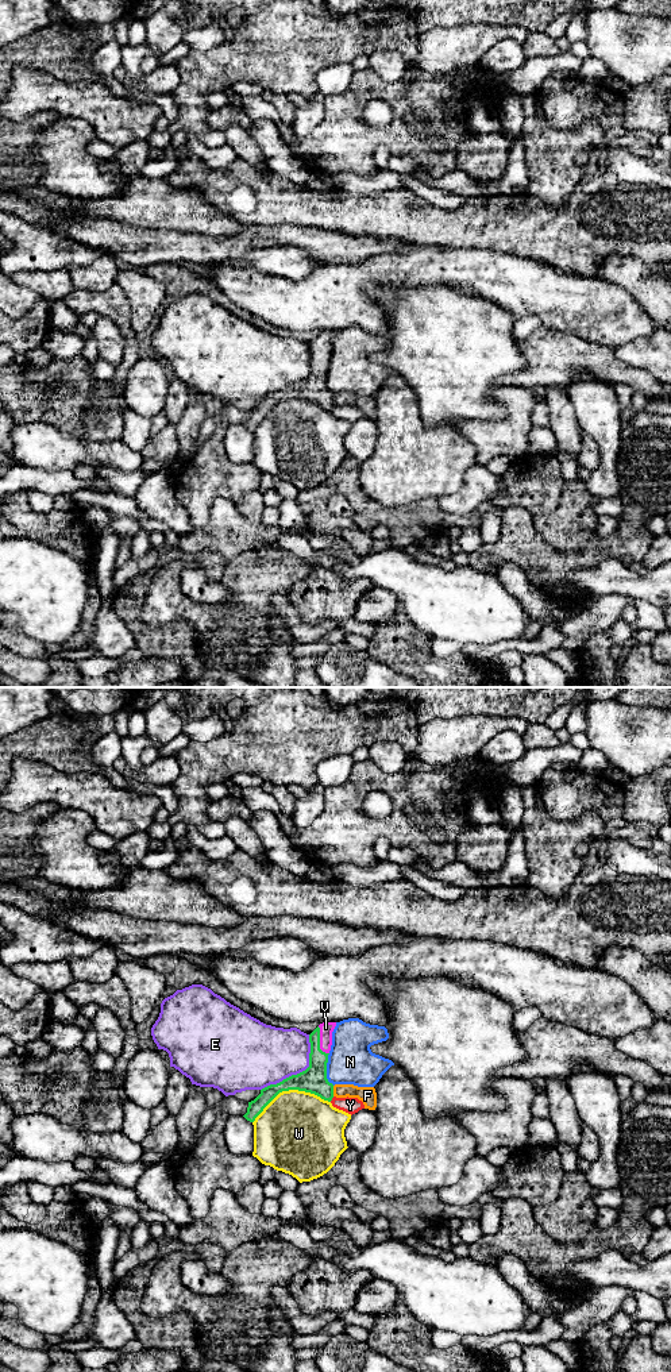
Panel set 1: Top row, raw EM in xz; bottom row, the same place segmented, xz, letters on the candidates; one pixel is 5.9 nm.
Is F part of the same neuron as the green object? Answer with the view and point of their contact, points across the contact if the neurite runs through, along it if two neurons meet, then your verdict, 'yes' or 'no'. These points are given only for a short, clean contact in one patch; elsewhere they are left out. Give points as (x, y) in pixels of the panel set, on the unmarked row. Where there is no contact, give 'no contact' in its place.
xz (332, 400) | along xz (332, 394), (334, 404) | no

